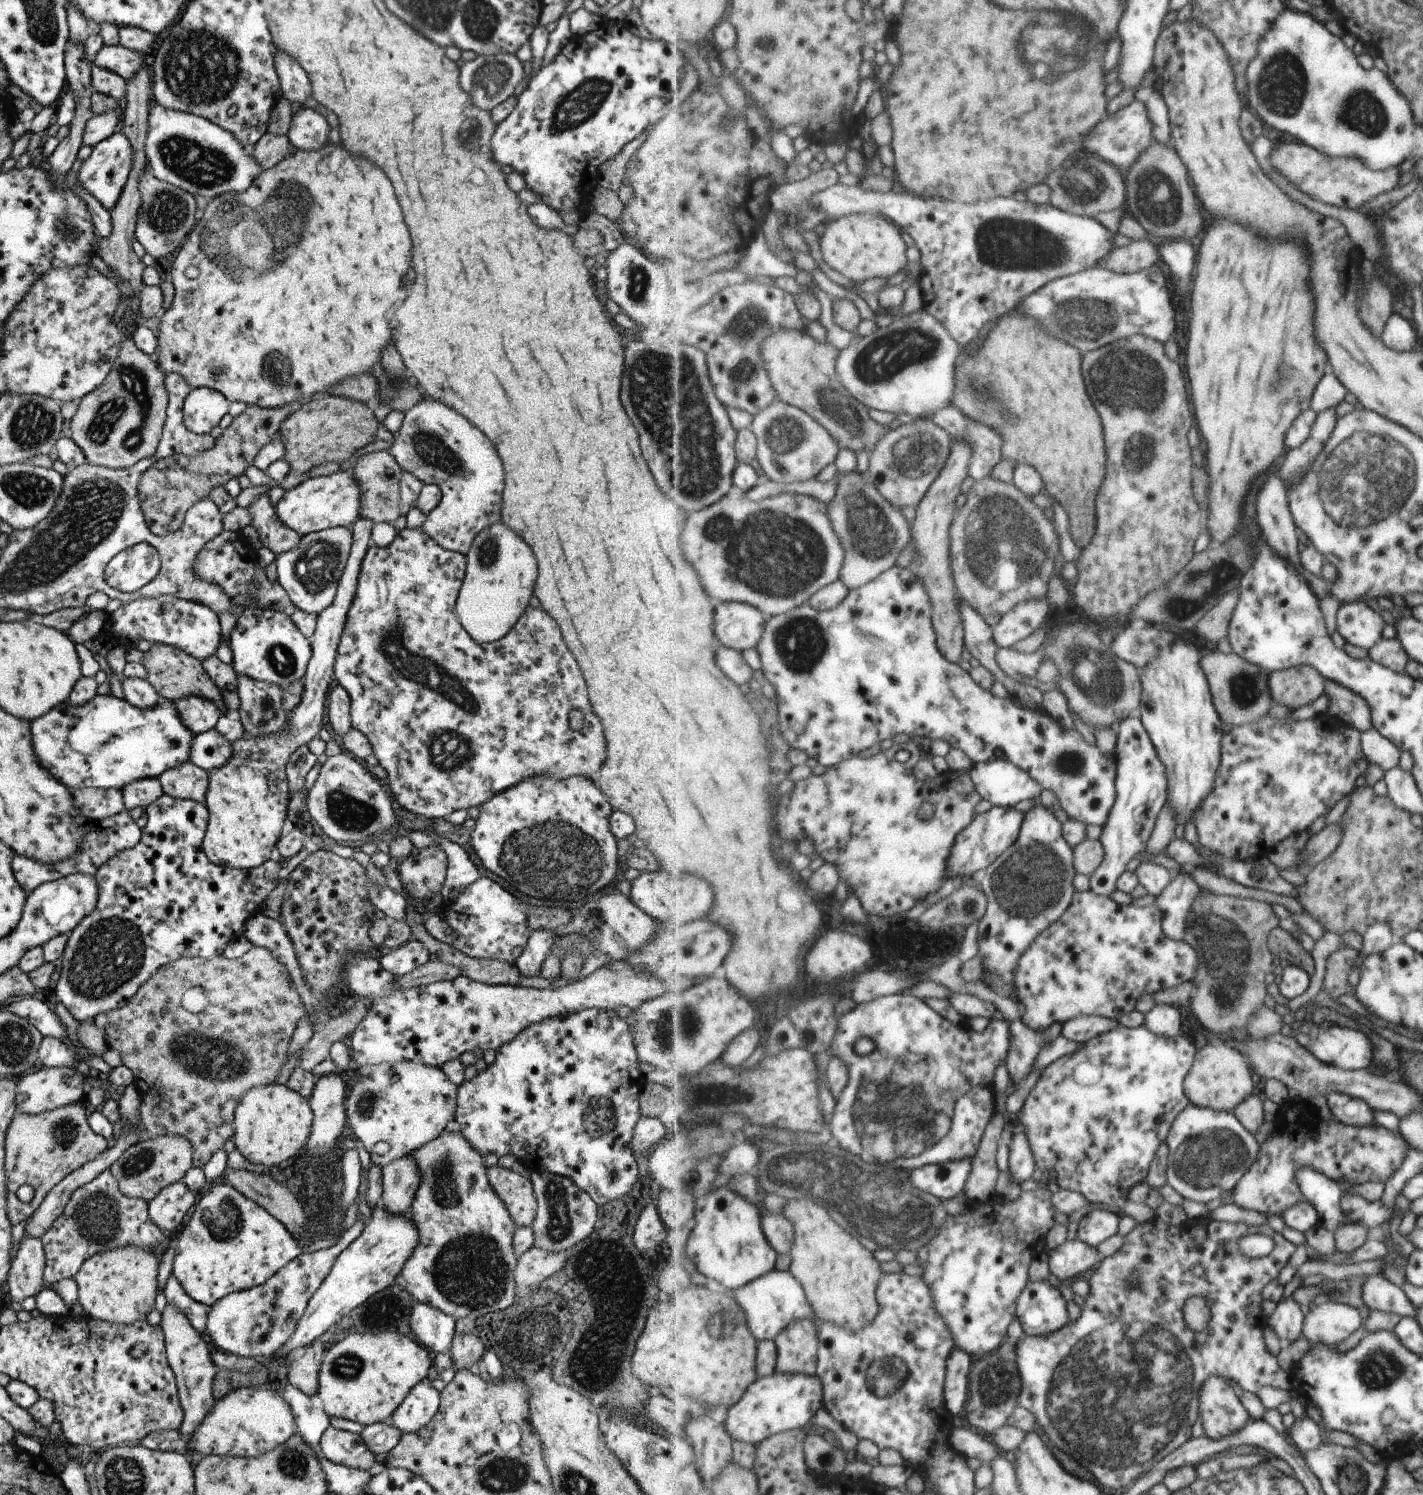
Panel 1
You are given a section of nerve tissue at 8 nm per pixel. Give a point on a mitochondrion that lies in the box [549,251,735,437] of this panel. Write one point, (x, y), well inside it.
(640, 282)

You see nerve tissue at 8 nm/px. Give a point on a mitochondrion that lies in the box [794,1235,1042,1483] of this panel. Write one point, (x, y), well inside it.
(996, 1383)

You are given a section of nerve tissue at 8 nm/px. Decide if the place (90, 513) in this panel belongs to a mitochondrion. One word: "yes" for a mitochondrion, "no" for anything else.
yes

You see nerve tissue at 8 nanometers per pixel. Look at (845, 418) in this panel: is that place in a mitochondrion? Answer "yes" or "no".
yes

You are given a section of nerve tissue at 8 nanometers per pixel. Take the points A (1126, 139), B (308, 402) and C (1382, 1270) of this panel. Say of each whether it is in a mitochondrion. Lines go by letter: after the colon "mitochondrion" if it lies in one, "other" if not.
A: other
B: other
C: other

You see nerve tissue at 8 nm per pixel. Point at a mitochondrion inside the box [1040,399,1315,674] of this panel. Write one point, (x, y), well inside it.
(1202, 587)

